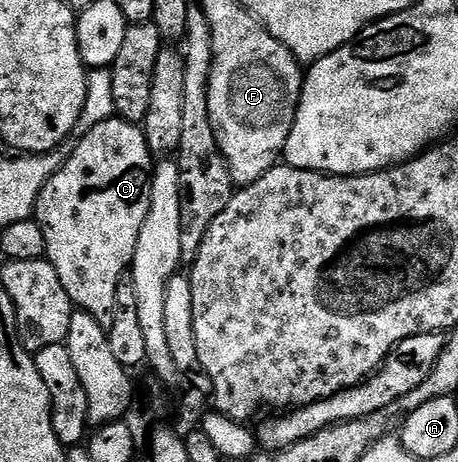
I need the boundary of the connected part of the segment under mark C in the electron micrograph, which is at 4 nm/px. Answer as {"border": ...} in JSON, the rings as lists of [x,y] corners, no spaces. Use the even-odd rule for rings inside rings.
{"border":[[[118,116],[105,120],[93,128],[89,128],[82,136],[84,138],[72,148],[71,155],[69,153],[66,155],[63,165],[48,180],[45,188],[41,188],[41,192],[37,196],[37,204],[35,205],[33,217],[35,223],[41,228],[41,232],[45,232],[45,248],[47,249],[45,257],[48,262],[53,264],[53,268],[57,268],[57,276],[61,280],[61,285],[65,287],[65,292],[69,296],[72,307],[75,310],[85,311],[89,316],[96,318],[102,326],[109,328],[113,324],[113,312],[117,304],[117,288],[124,281],[125,275],[131,269],[131,261],[137,252],[137,236],[141,236],[141,224],[145,224],[145,216],[149,216],[151,175],[155,172],[157,162],[149,148],[147,136],[143,132],[142,125],[127,122]]]}

